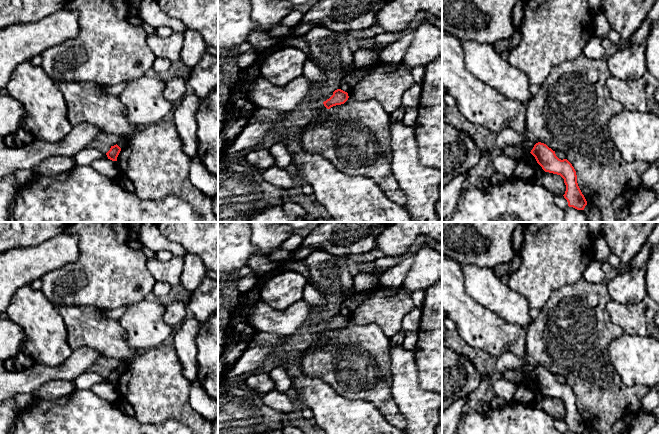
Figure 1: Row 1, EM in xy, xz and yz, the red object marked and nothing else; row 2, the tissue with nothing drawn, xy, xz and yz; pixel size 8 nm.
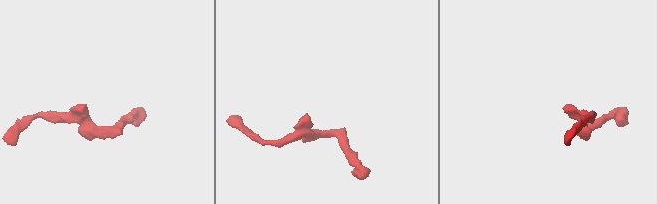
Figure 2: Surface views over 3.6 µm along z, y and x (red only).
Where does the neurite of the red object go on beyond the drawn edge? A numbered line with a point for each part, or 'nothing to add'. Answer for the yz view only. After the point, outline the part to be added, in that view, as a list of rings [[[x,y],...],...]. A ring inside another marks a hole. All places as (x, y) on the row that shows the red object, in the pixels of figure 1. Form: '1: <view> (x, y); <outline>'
nothing to add

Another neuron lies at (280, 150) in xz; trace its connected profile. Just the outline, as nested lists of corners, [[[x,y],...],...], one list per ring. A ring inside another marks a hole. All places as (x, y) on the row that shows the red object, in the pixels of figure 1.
[[[325,113],[320,117],[318,117],[317,119],[311,120],[306,127],[304,127],[297,135],[292,136],[289,140],[274,143],[271,150],[273,153],[273,157],[275,159],[275,165],[285,169],[291,163],[291,155],[290,155],[289,147],[291,145],[298,144],[300,136],[308,128],[323,122],[325,118],[329,115],[330,113]]]

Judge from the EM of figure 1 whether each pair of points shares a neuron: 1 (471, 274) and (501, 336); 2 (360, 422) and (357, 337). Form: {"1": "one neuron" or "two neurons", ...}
{"1": "two neurons", "2": "two neurons"}

